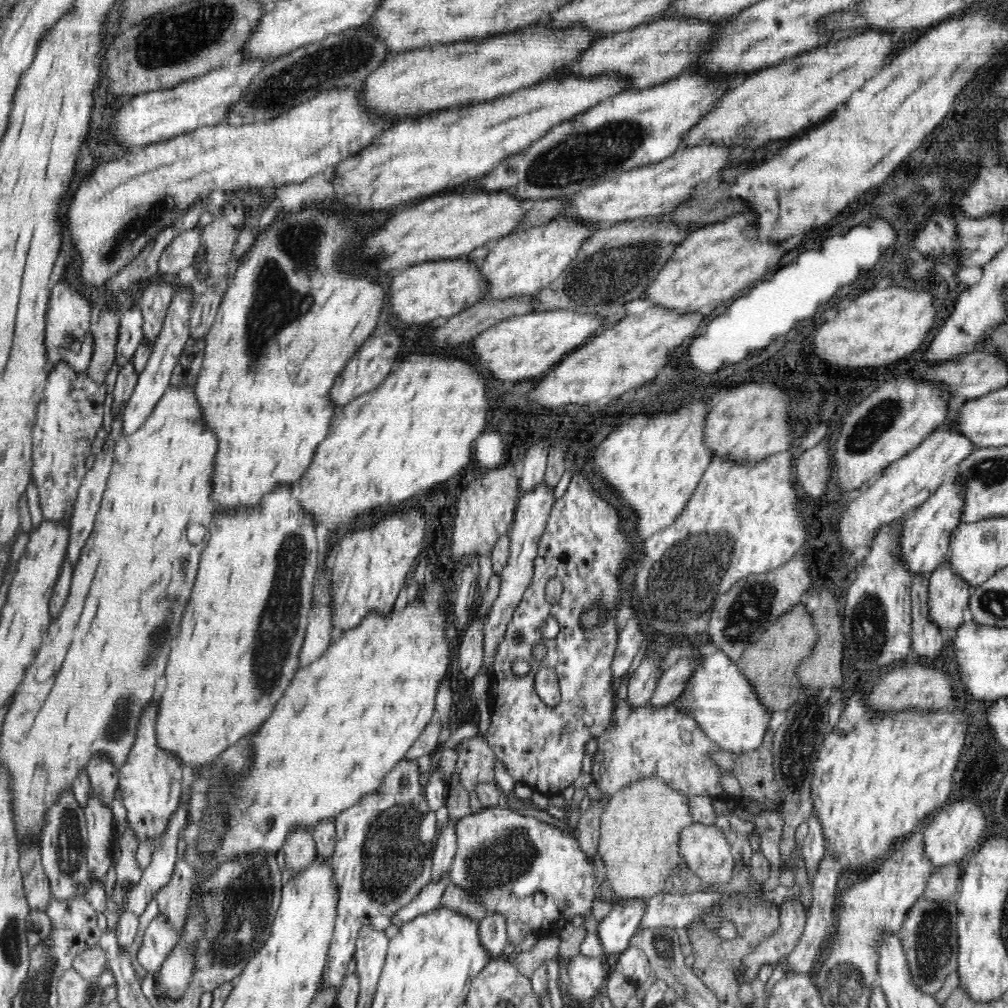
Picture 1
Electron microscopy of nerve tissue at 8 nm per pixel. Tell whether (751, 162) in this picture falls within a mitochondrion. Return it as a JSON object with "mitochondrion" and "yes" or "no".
{"mitochondrion":"no"}

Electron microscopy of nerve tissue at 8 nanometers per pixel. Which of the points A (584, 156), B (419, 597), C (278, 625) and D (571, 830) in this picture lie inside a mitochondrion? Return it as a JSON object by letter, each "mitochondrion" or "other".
{"A":"mitochondrion","B":"other","C":"mitochondrion","D":"other"}

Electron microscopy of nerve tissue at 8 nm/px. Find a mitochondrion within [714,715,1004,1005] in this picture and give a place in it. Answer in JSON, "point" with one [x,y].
{"point":[934,935]}

